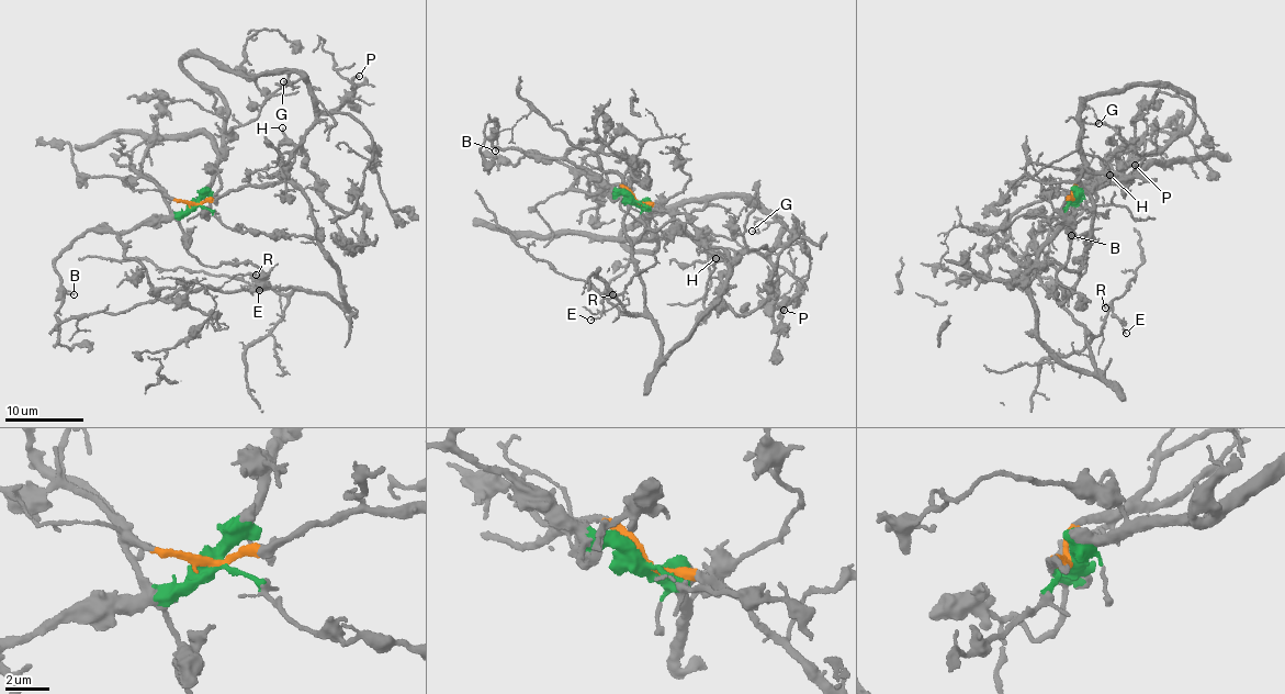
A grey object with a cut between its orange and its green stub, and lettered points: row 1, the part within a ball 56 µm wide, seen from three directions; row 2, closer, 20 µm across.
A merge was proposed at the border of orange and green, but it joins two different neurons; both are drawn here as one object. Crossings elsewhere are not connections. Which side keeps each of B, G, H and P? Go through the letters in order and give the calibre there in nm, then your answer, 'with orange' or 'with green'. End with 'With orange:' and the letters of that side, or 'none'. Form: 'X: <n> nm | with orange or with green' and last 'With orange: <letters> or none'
B: 100 nm | with green
G: 170 nm | with green
H: 170 nm | with green
P: 190 nm | with green
With orange: none

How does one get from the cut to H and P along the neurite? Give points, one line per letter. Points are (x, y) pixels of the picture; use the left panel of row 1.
H: (194, 204), (228, 115), (182, 66), (188, 55), (257, 78), (295, 73), (314, 124), (299, 147), (282, 129)
P: (194, 204), (228, 115), (182, 66), (188, 55), (257, 78), (295, 73), (325, 111), (354, 97), (360, 75)

